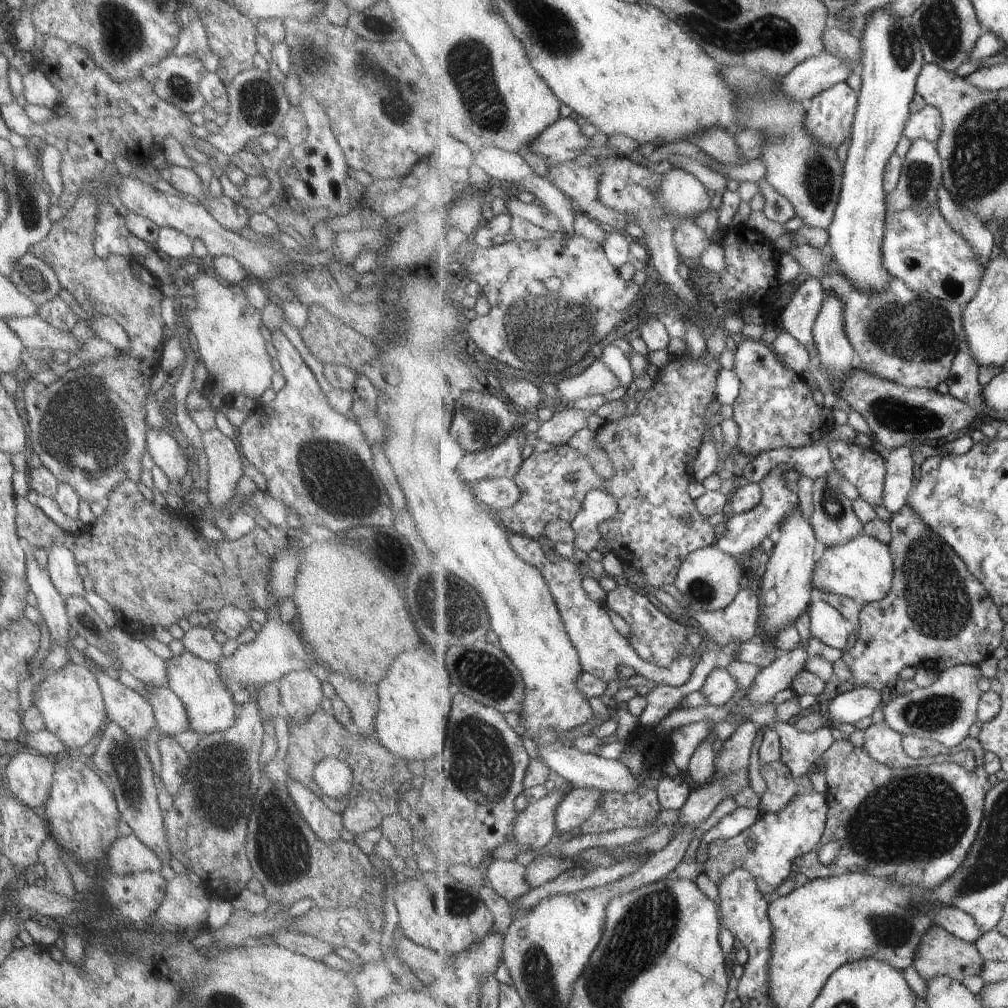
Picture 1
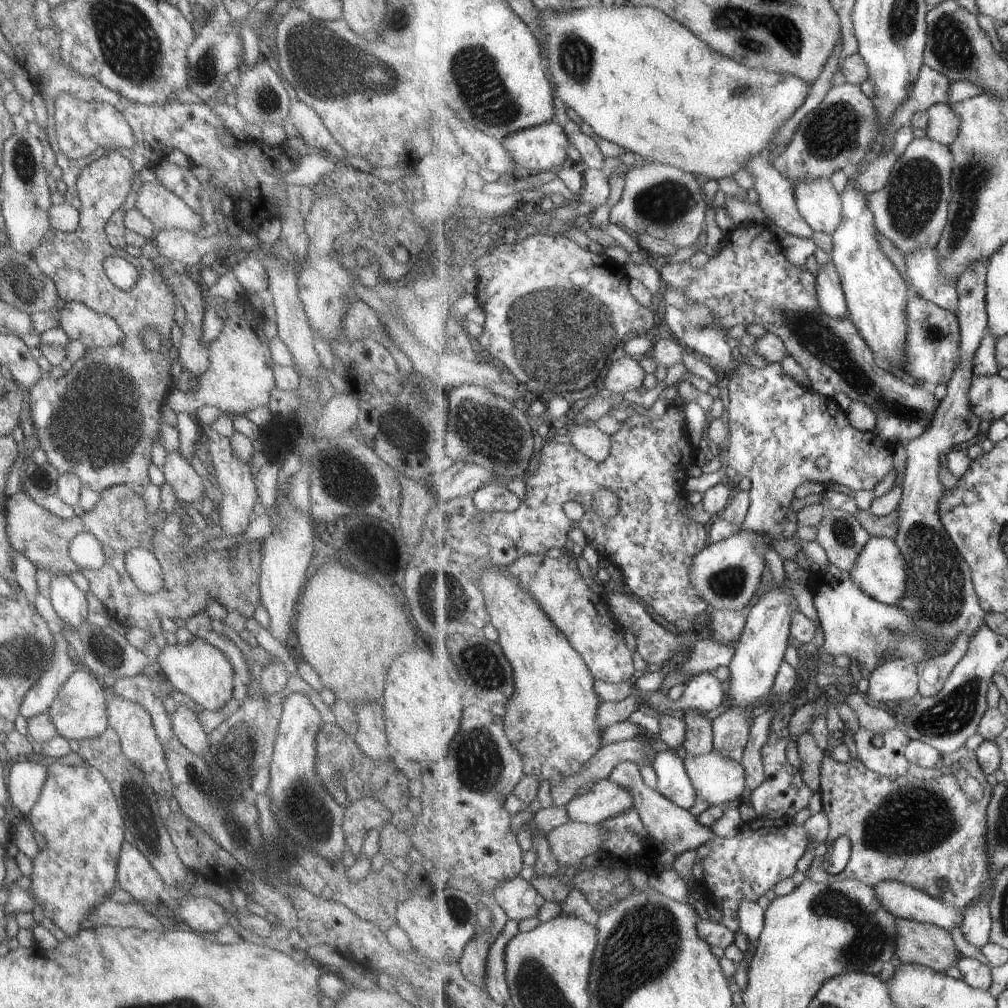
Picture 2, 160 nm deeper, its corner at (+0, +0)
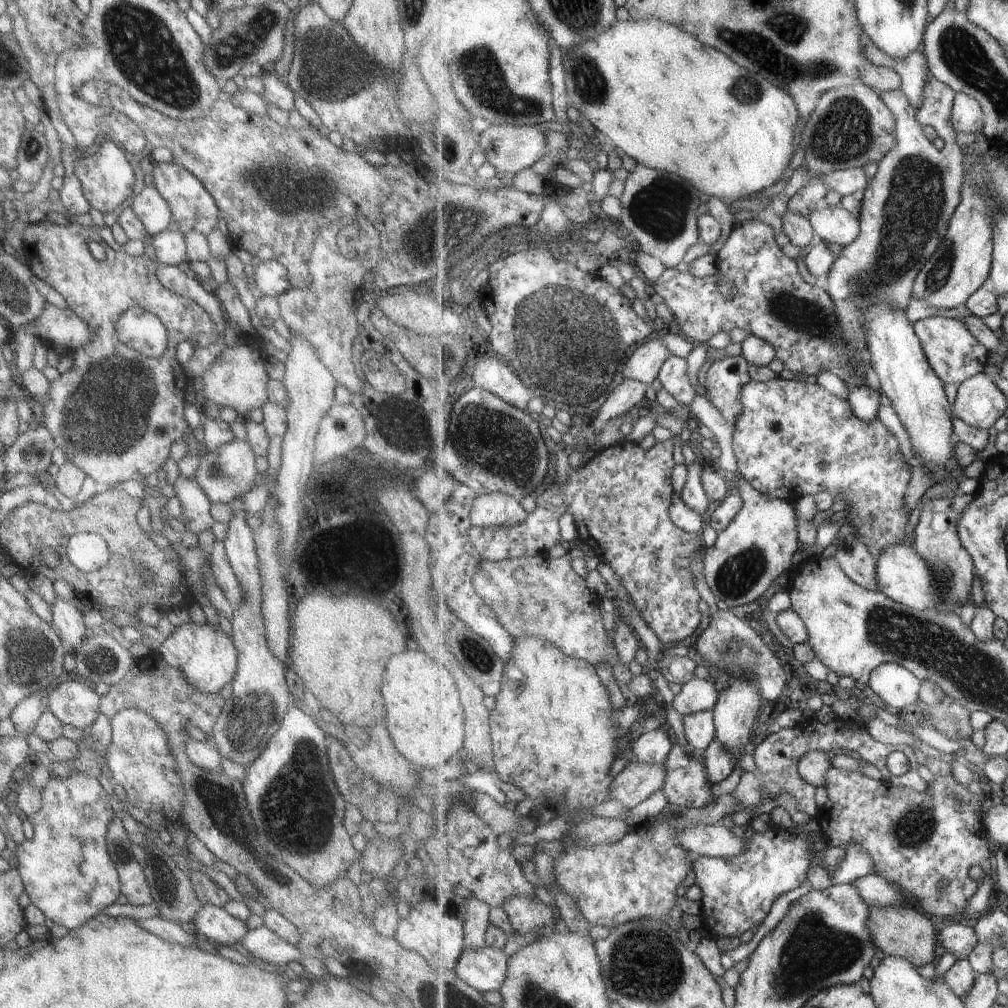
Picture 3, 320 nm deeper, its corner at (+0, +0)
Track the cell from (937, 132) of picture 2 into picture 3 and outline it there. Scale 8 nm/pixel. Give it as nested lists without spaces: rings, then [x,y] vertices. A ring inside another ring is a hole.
[[[957,93],[954,98],[951,122],[957,132],[980,133],[986,123],[986,114],[978,100],[965,93]]]

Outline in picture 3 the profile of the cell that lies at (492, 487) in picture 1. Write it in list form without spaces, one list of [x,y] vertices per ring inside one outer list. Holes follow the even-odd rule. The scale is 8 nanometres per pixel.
[[[496,492],[480,494],[475,499],[471,520],[478,527],[499,528],[523,524],[528,520],[530,513],[523,508],[518,498],[513,495]]]

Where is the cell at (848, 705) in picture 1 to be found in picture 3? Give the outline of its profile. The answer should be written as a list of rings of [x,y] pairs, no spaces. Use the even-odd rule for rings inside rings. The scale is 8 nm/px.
[[[883,663],[873,670],[869,687],[885,703],[899,709],[918,702],[921,679],[897,663]]]

